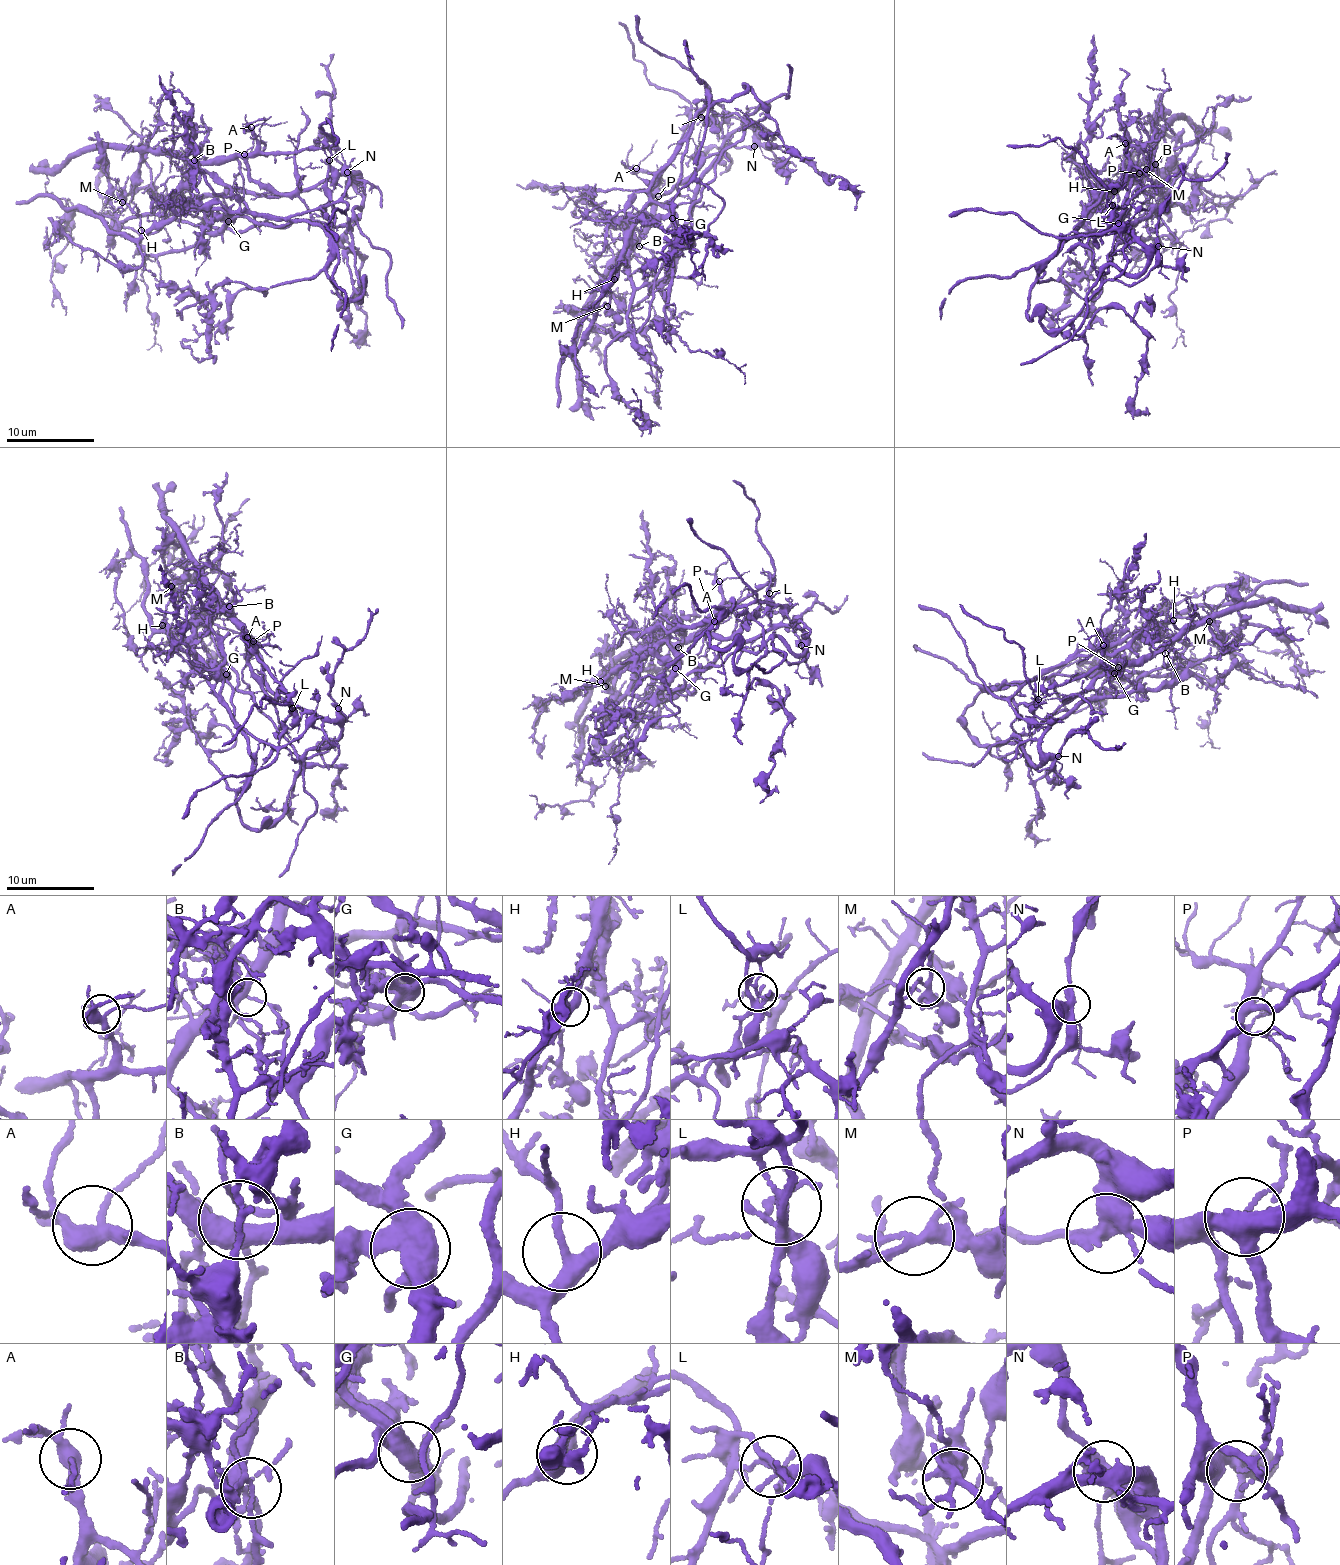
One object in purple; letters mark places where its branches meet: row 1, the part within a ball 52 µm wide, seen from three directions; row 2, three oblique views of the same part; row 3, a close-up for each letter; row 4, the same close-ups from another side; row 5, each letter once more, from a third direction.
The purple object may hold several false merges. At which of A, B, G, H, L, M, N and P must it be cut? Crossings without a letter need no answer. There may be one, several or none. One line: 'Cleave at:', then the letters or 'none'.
Cleave at: B, G, L, N

